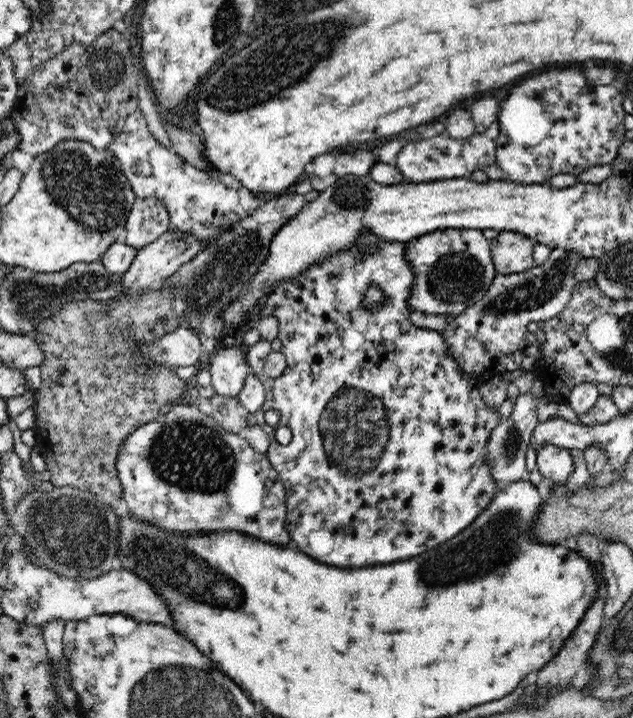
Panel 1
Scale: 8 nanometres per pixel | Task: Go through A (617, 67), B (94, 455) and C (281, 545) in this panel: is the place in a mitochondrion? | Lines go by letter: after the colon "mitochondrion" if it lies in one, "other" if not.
A: other
B: other
C: other

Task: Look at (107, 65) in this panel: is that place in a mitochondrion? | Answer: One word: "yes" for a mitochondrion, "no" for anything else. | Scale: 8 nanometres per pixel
yes

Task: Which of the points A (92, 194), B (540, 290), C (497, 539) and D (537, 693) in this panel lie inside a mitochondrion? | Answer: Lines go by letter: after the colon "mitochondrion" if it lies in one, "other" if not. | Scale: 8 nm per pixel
A: mitochondrion
B: mitochondrion
C: mitochondrion
D: other

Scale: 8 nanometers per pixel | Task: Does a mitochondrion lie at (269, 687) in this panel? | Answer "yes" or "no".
no

